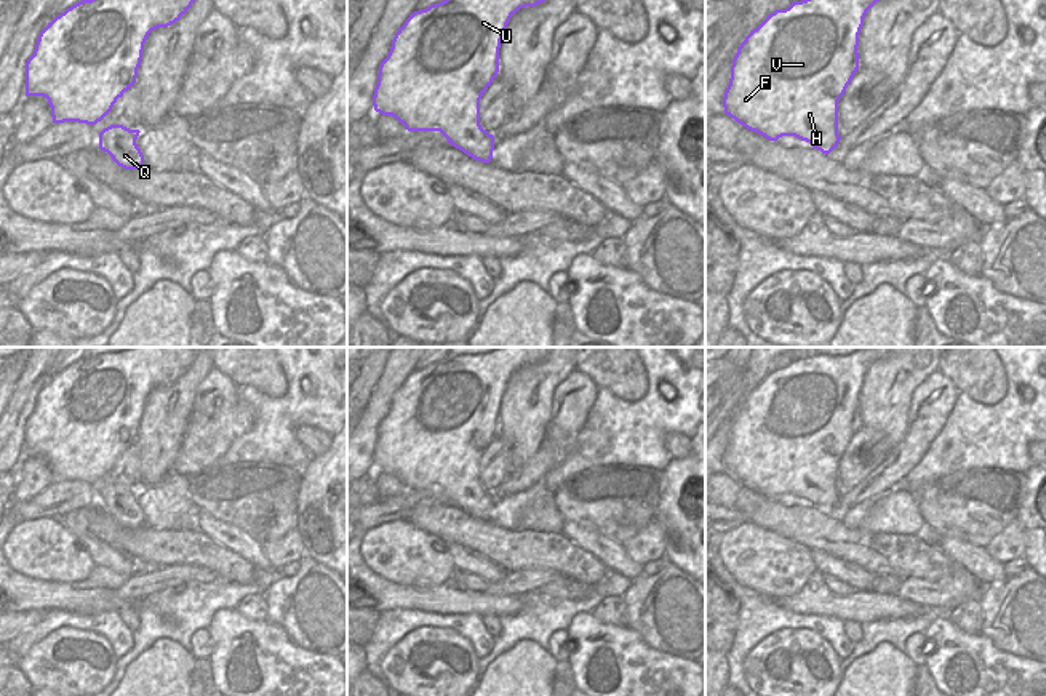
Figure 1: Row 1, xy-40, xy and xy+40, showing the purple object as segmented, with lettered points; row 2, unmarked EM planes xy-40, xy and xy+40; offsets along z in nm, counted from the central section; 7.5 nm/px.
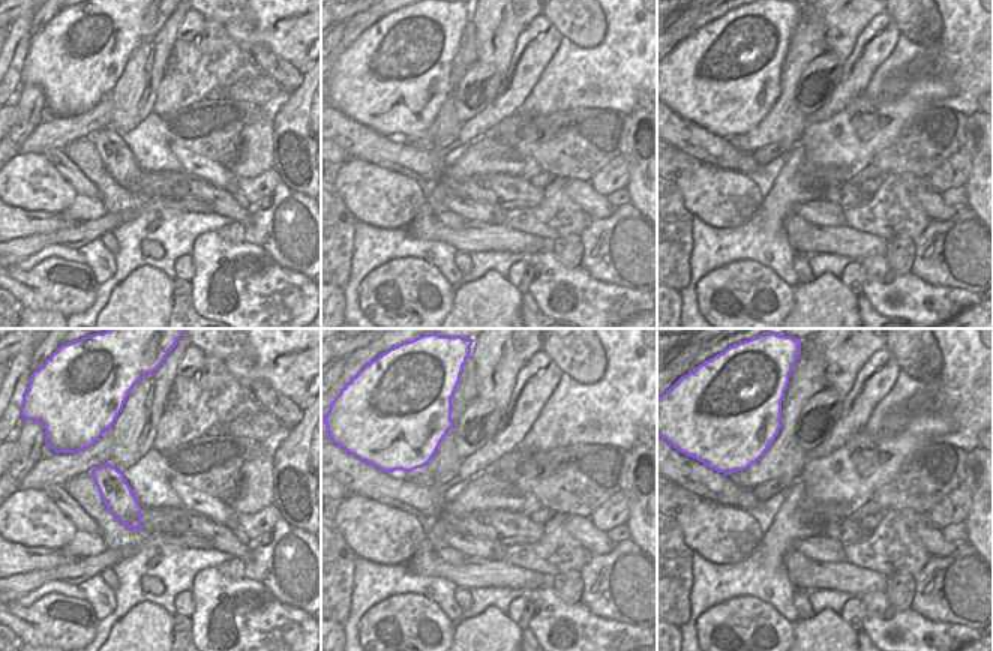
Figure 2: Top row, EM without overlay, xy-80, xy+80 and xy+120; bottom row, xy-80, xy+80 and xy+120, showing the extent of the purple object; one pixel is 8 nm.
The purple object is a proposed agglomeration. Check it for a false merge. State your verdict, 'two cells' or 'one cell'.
one cell

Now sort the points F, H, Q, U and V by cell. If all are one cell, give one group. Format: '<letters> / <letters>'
F H Q U V

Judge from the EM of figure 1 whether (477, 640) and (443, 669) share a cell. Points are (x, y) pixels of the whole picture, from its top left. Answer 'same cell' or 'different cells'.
different cells

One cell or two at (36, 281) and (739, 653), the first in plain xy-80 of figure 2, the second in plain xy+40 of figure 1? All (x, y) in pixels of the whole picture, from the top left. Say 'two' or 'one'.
two

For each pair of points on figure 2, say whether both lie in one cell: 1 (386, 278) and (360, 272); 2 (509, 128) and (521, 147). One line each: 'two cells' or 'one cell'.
1: two cells
2: one cell

